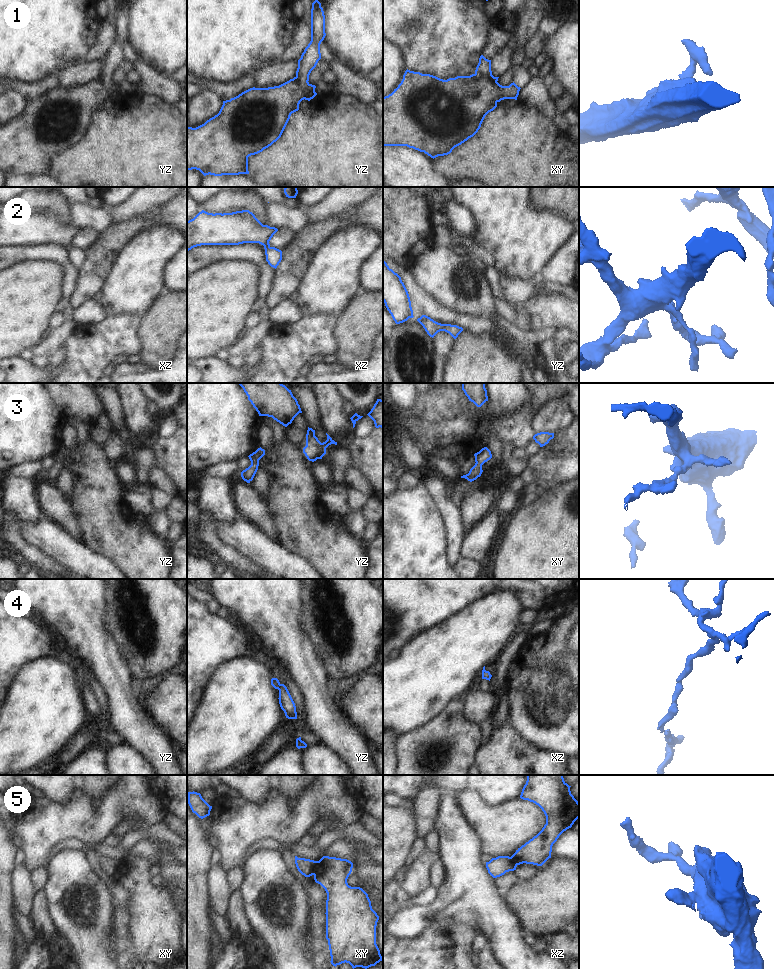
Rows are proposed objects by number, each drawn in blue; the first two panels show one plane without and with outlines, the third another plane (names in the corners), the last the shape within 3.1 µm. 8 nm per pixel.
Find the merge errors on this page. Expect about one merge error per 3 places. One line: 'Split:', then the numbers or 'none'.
Split: 1, 5

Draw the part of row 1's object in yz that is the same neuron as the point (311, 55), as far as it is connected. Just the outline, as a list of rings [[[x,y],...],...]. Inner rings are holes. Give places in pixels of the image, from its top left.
[[[315,0],[311,9],[311,41],[305,48],[298,60],[296,78],[305,86],[310,88],[310,92],[316,96],[315,85],[310,84],[309,75],[321,59],[320,44],[326,36],[325,15],[321,3]]]

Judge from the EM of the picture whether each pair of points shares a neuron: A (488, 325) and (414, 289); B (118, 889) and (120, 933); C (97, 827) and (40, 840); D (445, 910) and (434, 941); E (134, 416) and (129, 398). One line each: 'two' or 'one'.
A: one
B: one
C: one
D: two
E: one

